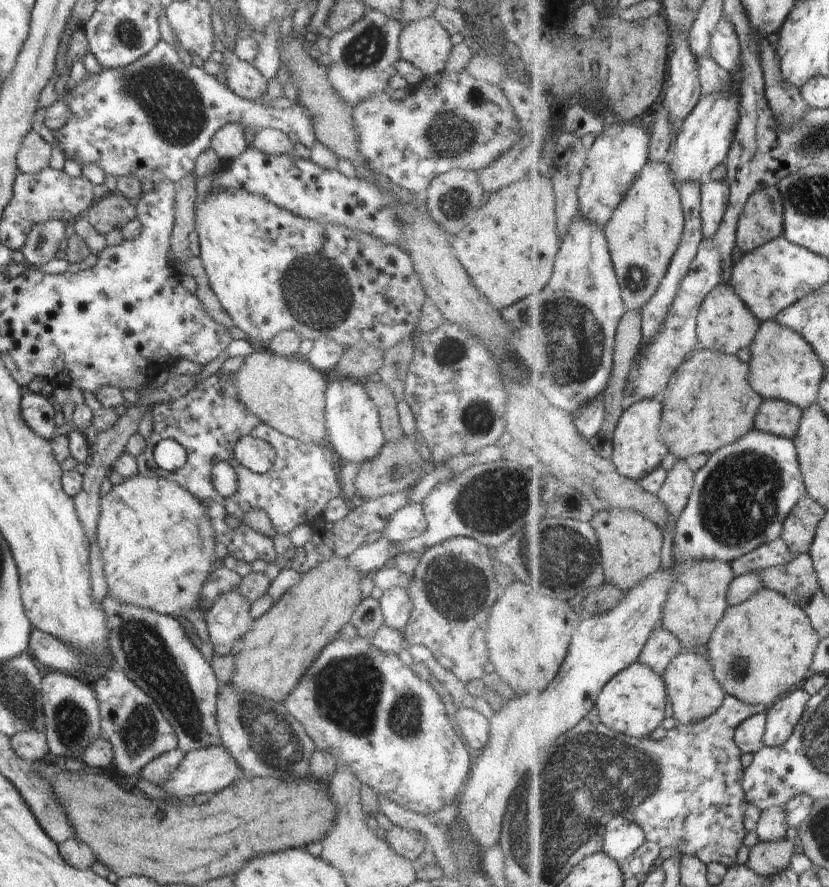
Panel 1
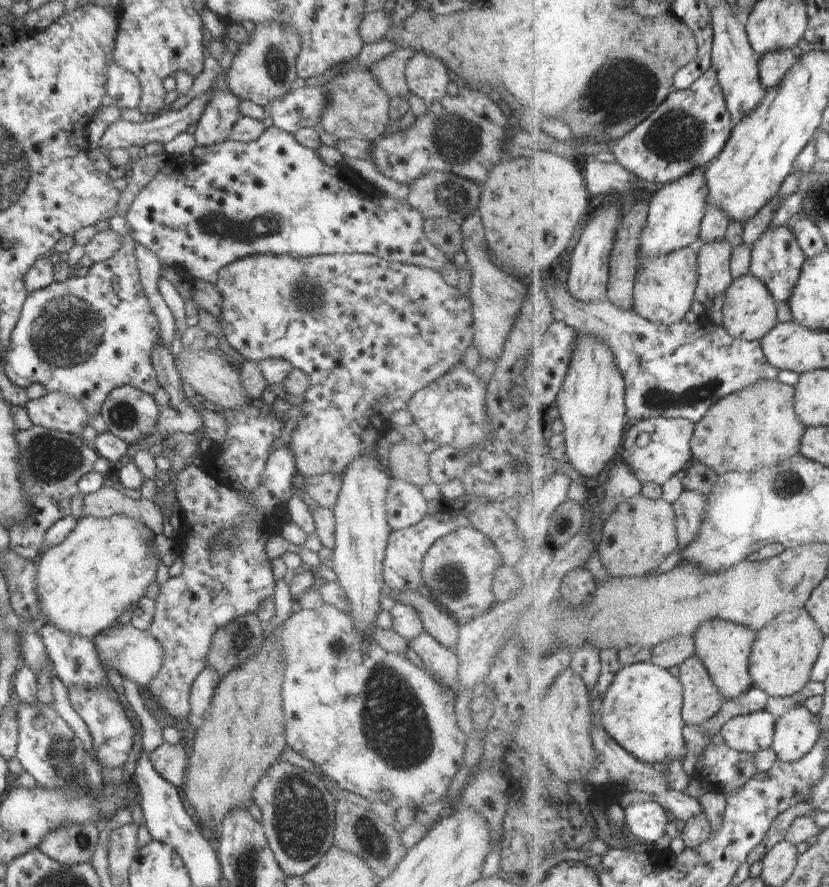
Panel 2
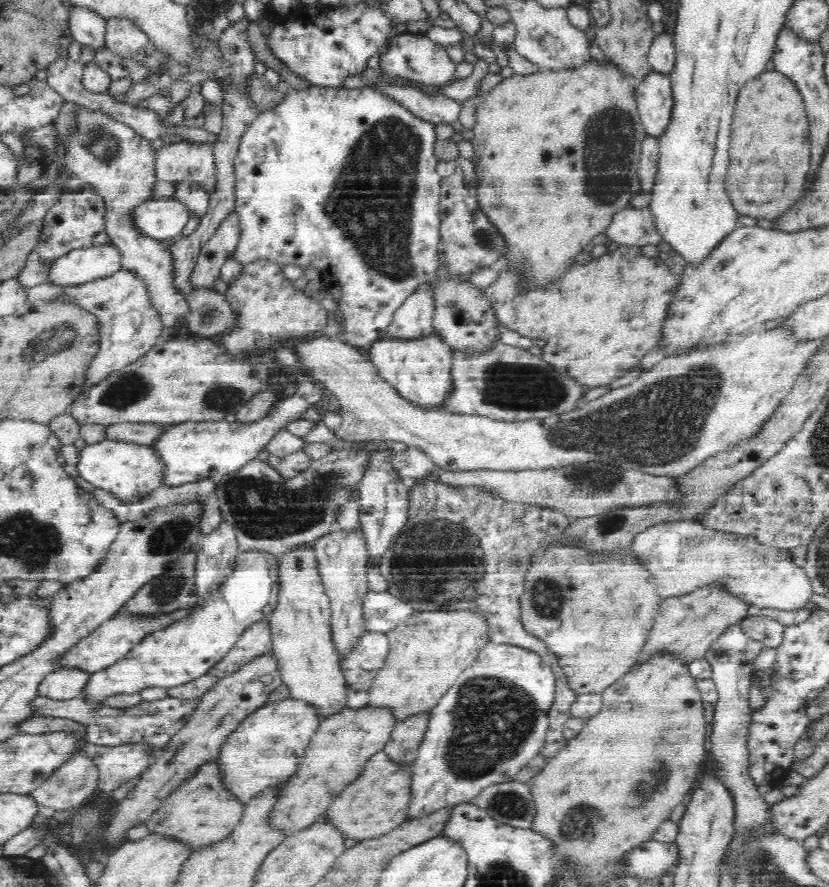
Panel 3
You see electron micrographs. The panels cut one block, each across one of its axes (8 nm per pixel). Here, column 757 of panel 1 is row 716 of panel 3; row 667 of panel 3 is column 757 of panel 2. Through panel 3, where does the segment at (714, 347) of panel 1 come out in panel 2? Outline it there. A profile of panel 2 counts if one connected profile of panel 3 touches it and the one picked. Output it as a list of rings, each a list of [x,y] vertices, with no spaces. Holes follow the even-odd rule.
[[[748,273],[736,279],[724,299],[723,326],[734,337],[761,342],[779,324],[777,300],[760,277]]]

